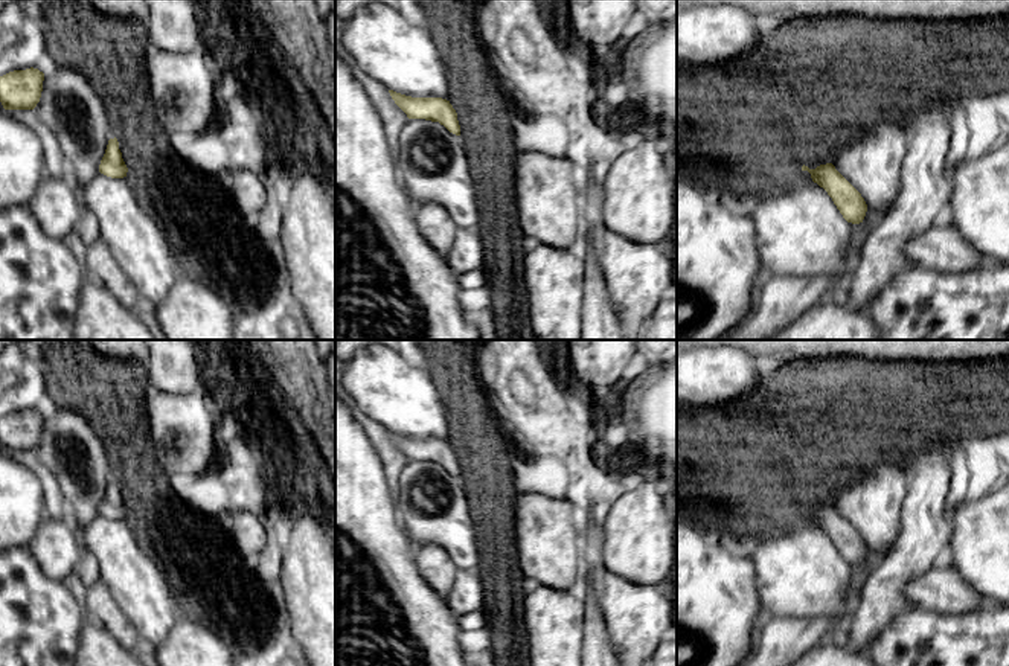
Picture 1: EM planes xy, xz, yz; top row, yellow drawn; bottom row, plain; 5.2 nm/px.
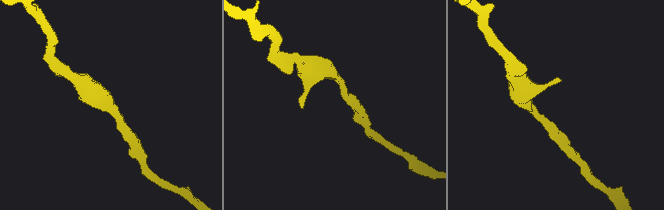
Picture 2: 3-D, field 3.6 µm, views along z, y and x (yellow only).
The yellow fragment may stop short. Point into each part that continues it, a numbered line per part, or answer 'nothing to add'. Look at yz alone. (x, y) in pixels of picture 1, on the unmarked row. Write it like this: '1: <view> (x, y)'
nothing to add

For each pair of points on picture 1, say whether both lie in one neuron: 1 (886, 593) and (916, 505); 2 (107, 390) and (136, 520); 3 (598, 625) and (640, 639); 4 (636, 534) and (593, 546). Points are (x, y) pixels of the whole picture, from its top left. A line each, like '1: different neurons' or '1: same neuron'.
1: same neuron
2: same neuron
3: different neurons
4: different neurons

